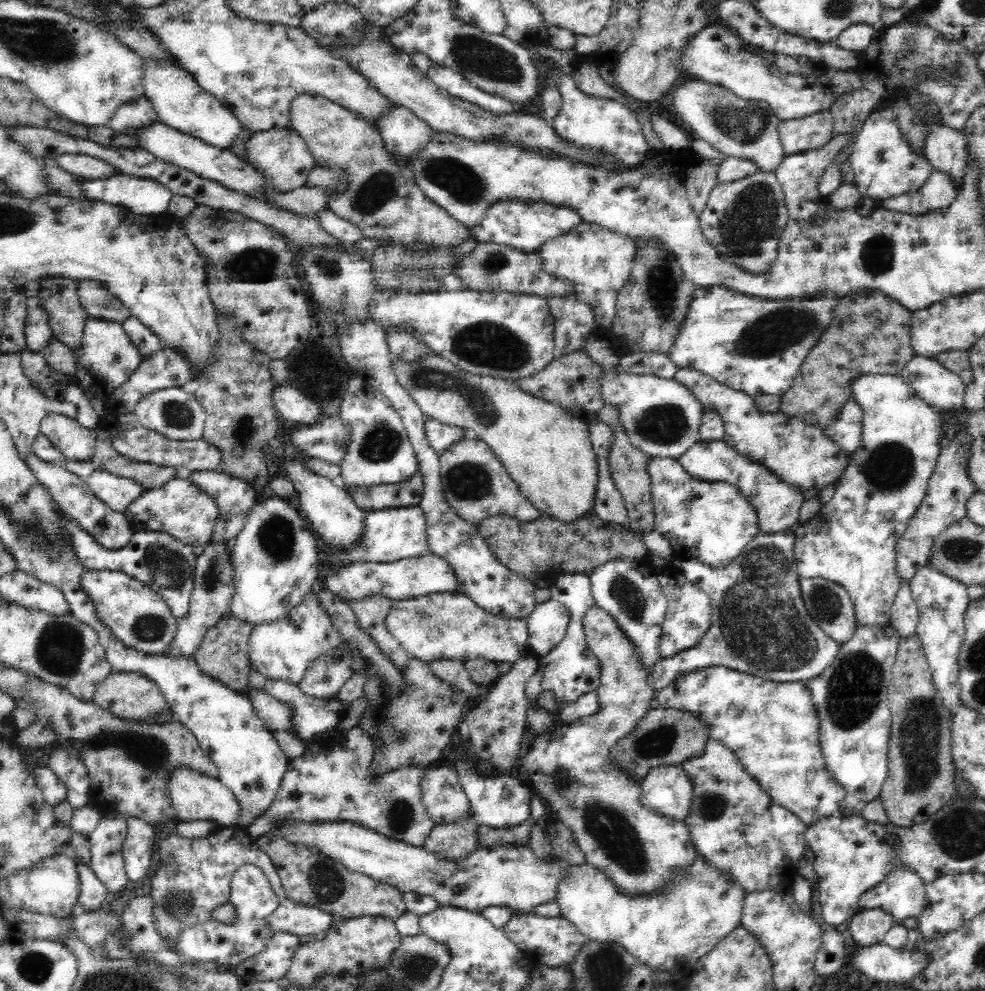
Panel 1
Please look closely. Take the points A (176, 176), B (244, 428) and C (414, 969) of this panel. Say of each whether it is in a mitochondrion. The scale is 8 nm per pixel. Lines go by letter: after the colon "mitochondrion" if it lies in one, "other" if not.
A: other
B: mitochondrion
C: mitochondrion

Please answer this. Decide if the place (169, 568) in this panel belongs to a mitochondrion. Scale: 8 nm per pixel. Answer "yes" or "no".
yes

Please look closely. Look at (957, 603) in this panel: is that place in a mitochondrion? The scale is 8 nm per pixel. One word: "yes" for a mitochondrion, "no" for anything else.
no

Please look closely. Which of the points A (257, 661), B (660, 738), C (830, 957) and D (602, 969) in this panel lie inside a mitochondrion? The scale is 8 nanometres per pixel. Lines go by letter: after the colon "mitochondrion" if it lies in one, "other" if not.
A: other
B: mitochondrion
C: other
D: mitochondrion

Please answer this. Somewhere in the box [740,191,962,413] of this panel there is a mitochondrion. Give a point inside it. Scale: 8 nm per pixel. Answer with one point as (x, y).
(877, 256)

